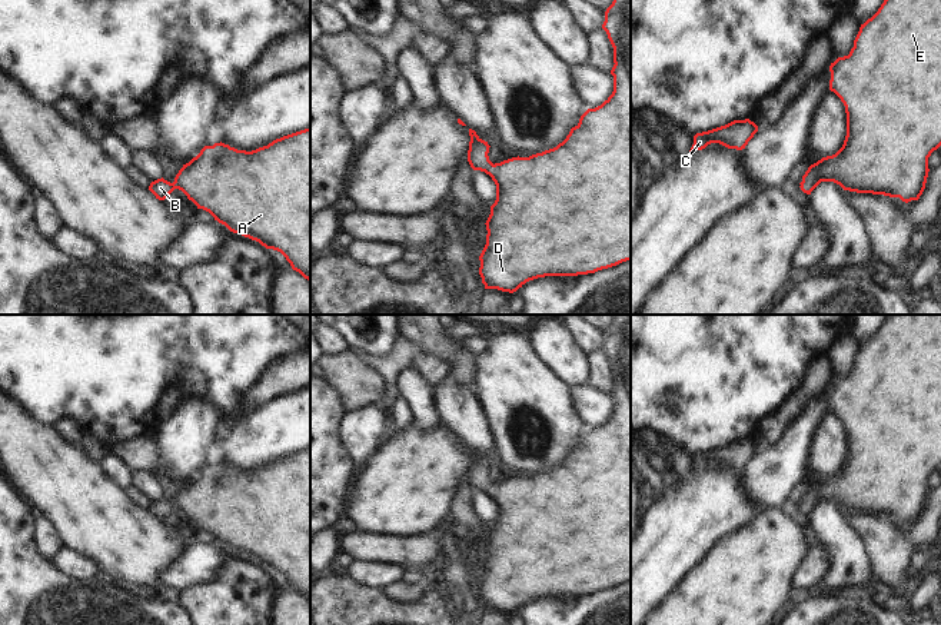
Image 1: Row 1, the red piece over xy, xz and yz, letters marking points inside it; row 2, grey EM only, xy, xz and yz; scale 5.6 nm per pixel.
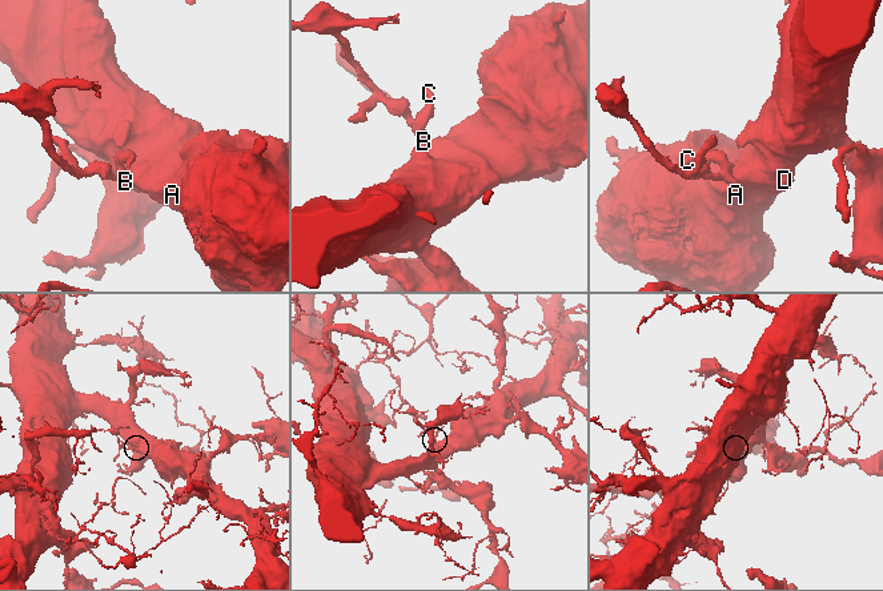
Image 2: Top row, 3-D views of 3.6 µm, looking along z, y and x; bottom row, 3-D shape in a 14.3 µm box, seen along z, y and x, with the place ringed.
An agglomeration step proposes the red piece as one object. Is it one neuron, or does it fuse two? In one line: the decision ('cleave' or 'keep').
keep

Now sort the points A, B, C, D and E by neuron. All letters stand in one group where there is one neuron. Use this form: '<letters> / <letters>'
A B C D E

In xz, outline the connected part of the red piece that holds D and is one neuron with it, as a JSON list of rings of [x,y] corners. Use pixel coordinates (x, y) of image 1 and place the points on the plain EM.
[[[631,315],[614,316],[612,325],[605,332],[602,349],[606,352],[614,368],[615,385],[611,390],[611,395],[614,396],[614,412],[601,426],[588,429],[562,463],[553,469],[532,475],[529,478],[518,476],[493,485],[488,476],[491,468],[488,462],[482,461],[475,451],[469,449],[470,462],[468,482],[473,491],[481,491],[489,495],[496,505],[496,521],[491,526],[491,535],[485,543],[488,551],[486,565],[479,576],[479,595],[485,609],[498,609],[513,614],[526,602],[538,598],[588,595],[631,581]]]

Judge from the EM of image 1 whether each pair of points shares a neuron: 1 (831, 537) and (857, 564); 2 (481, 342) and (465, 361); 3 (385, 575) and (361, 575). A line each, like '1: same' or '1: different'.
1: same
2: different
3: same

